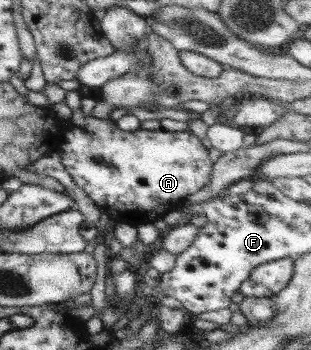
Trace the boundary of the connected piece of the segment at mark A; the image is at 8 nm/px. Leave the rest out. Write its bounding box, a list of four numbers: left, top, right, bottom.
[59,111,212,228]

